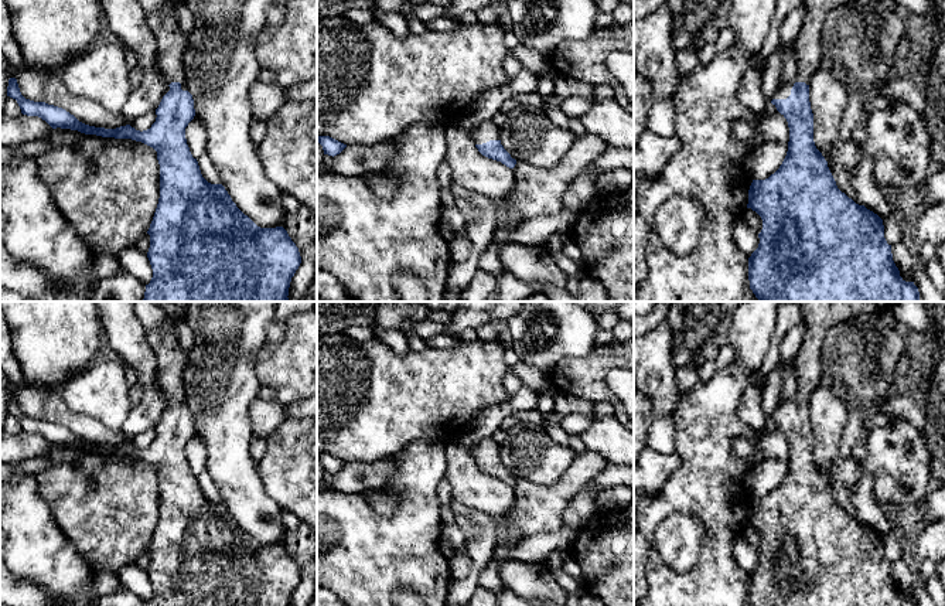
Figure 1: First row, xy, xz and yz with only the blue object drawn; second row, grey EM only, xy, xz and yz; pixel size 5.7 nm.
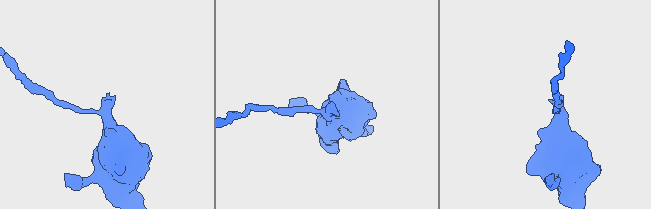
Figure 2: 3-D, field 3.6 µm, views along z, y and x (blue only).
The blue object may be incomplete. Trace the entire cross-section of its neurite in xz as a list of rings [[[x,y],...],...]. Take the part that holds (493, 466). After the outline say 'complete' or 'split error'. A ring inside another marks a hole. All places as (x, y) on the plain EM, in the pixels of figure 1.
[[[484,438],[471,446],[471,454],[478,469],[492,477],[514,486],[516,477],[501,462],[501,446],[491,438]]]; split error

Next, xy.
[[[163,302],[168,306],[167,324],[146,331],[156,361],[156,381],[166,399],[166,412],[156,426],[156,439],[147,447],[130,442],[116,446],[95,445],[79,439],[62,425],[25,416],[17,396],[10,395],[7,413],[17,418],[21,430],[38,433],[52,446],[71,446],[102,454],[132,456],[157,469],[160,481],[160,515],[147,551],[147,575],[153,595],[146,606],[289,606],[301,581],[298,565],[283,544],[260,545],[245,532],[222,501],[208,500],[192,474],[185,456],[185,445],[195,433],[192,412],[187,408],[182,372],[188,351],[177,340],[171,326],[187,316],[190,302]]]; split error

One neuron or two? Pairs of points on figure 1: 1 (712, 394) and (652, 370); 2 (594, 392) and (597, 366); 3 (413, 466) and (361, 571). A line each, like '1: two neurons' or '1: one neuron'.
1: two neurons
2: one neuron
3: one neuron

